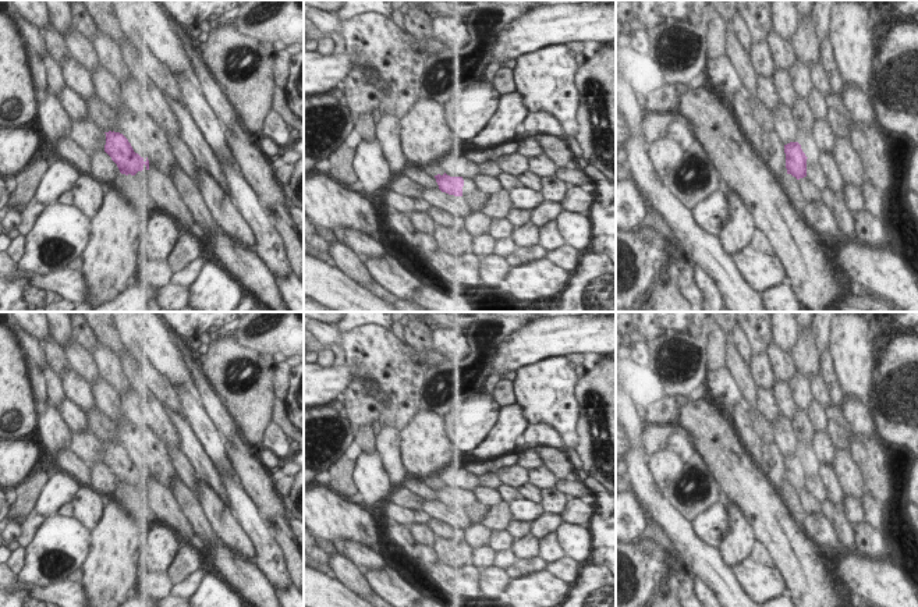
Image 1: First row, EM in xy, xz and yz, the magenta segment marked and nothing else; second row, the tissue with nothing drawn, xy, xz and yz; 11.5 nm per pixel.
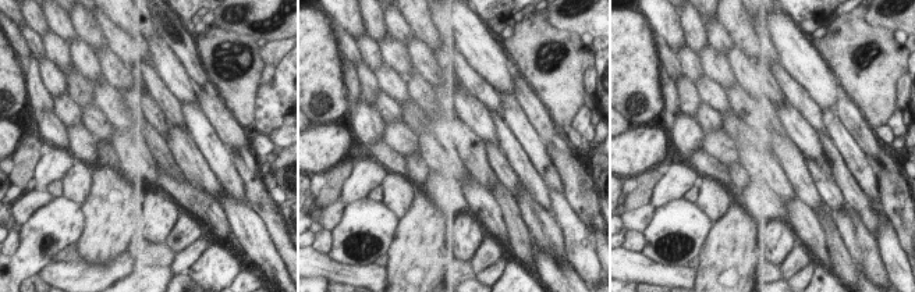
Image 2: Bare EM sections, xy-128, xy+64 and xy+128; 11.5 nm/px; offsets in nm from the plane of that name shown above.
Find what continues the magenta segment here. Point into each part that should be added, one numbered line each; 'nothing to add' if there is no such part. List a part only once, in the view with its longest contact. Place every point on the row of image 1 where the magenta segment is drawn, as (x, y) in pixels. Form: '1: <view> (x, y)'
1: xz (470, 190)

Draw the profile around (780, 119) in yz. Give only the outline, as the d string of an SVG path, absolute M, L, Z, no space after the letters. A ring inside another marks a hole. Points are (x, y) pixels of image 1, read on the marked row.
M779 102L779 104L773 107L768 116L765 116L765 123L777 132L783 145L798 142L798 128L795 127L793 111L783 102Z

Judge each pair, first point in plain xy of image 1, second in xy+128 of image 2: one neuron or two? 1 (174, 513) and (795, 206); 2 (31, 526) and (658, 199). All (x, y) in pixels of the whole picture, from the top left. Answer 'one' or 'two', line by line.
1: one
2: two

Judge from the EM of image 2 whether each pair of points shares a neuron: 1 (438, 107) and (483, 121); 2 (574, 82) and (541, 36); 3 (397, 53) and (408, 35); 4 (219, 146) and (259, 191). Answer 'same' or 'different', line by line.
1: different
2: same
3: different
4: different

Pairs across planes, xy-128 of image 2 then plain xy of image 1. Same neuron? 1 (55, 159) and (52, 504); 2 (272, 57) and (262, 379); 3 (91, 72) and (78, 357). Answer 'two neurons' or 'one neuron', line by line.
1: one neuron
2: two neurons
3: two neurons

